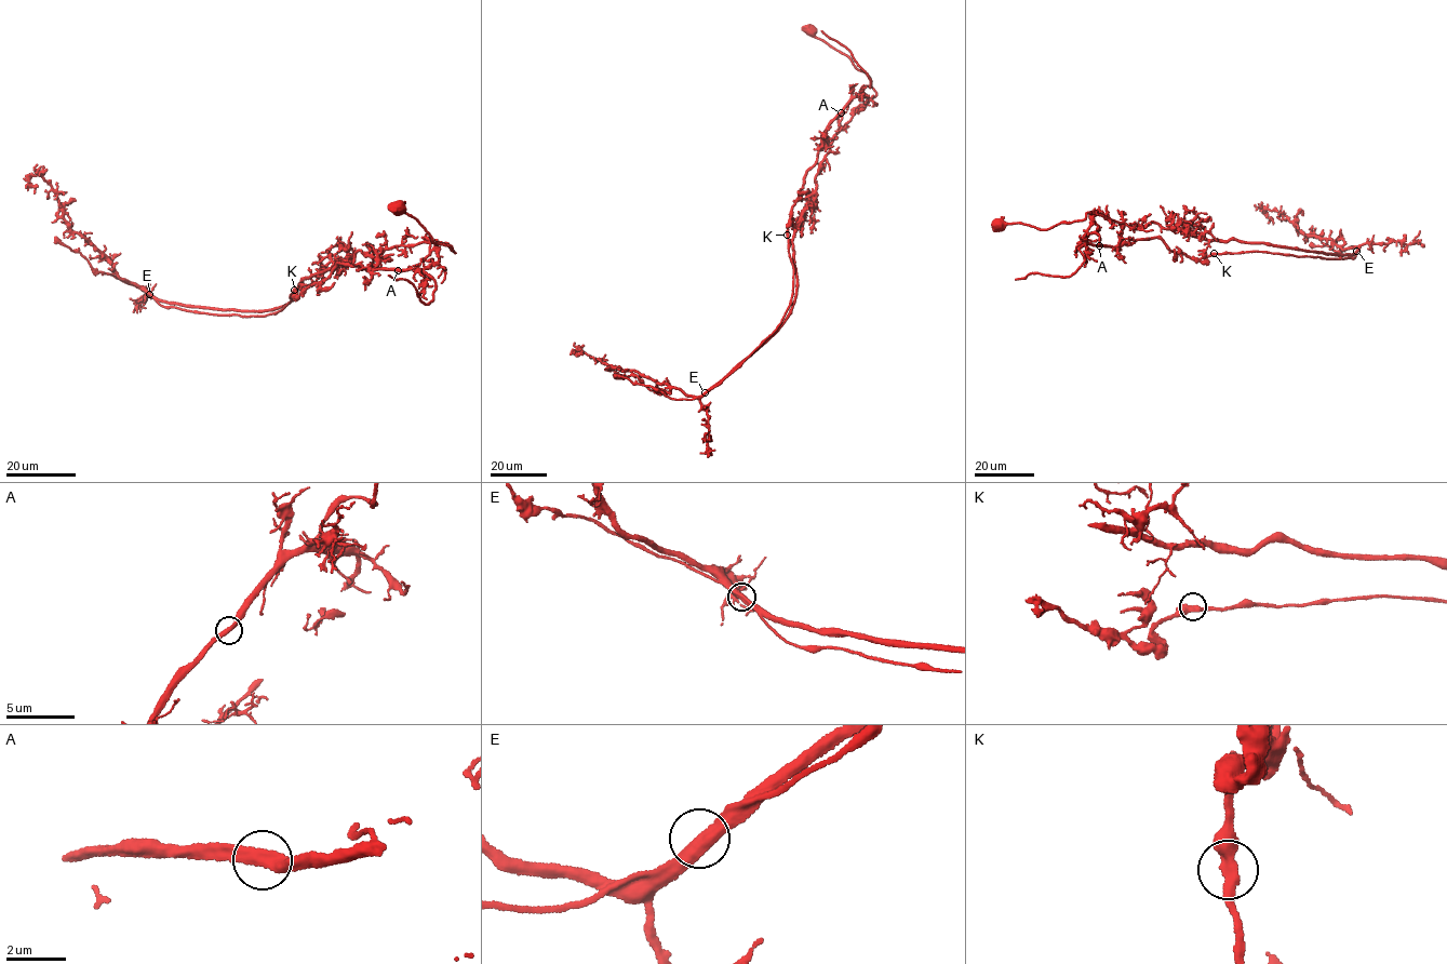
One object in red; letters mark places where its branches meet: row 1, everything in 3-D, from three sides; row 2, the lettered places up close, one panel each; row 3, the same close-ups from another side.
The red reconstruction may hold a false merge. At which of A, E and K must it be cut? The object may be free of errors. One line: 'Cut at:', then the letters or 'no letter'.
Cut at: E

